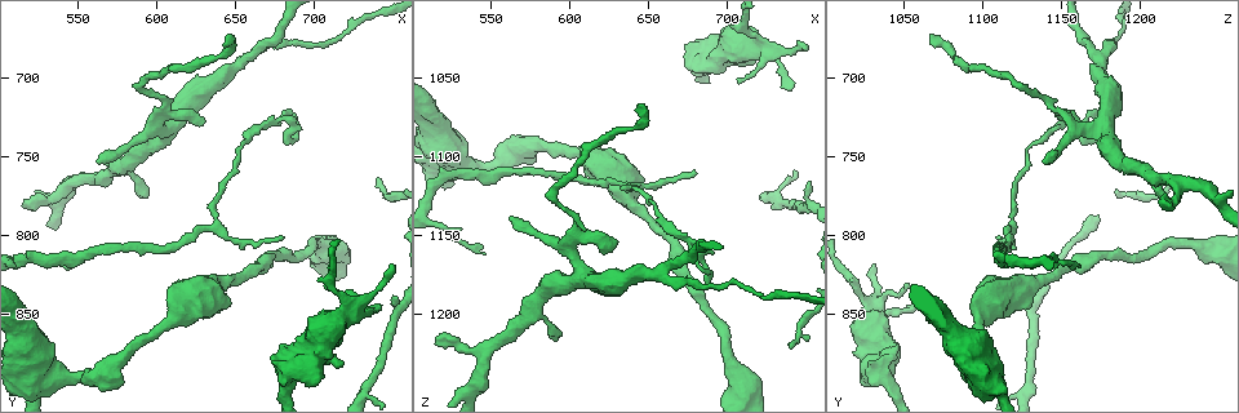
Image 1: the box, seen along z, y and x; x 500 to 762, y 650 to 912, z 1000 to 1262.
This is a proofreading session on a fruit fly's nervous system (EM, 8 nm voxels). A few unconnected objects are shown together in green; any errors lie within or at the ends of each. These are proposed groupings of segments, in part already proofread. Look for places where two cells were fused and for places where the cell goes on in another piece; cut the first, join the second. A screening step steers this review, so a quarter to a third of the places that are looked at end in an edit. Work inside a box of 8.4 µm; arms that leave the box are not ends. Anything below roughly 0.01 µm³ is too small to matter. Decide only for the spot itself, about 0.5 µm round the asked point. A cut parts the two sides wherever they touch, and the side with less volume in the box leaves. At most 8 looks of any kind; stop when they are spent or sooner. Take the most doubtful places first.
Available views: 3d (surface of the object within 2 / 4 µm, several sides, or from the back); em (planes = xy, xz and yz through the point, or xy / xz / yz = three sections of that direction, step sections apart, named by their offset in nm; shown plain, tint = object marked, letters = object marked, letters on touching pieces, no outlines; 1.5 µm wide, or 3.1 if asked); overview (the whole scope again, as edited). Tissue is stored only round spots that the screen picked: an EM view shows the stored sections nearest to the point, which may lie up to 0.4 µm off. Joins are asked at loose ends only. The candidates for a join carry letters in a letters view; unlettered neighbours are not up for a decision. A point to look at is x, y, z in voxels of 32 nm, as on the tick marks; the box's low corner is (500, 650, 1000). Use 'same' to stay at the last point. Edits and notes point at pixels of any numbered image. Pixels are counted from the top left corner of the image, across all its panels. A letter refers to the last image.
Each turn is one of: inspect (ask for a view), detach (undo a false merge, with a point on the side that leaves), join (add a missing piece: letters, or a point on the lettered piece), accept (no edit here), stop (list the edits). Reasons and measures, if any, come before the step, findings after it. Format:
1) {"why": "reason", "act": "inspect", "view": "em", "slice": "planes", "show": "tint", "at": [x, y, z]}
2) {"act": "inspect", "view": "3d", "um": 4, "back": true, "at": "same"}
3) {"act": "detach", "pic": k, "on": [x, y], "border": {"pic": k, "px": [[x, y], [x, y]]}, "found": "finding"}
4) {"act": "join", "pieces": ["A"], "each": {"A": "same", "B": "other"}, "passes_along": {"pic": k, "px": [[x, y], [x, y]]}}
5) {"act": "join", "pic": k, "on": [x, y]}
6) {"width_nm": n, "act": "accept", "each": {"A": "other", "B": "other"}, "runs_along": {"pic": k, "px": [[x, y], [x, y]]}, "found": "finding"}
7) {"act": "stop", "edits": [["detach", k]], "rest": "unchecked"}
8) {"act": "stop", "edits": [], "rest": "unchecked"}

{"why": "tapers out", "act": "inspect", "view": "em", "slice": "xz", "step": 8, "show": "tint", "at": [644, 672, 1066]}

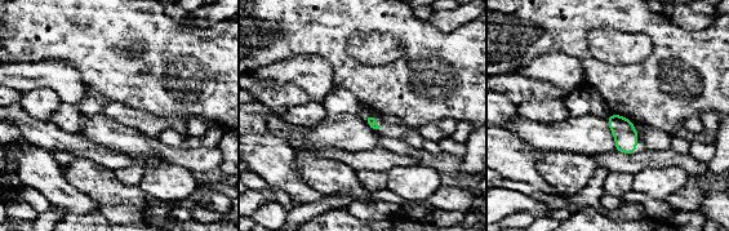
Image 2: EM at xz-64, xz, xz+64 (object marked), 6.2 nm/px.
{"act": "inspect", "view": "em", "slice": "xz", "step": 8, "show": "letters", "at": "same"}

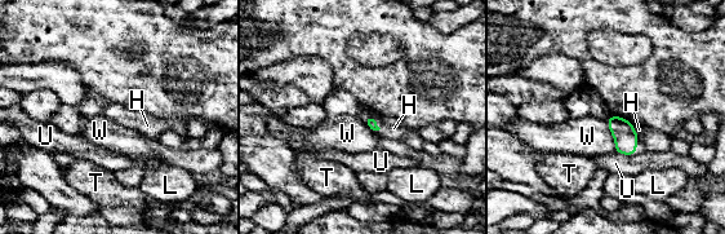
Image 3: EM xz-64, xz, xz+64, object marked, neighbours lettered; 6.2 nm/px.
{"act": "accept", "each": {"H": "other", "L": "other", "T": "other", "U": "other", "W": "other"}, "border": {"pic": 3, "px": [[368, 115], [376, 119], [378, 131]]}, "found": "none of them fits"}

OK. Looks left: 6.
{"why": "branch stops here", "act": "inspect", "view": "em", "slice": "xy", "step": 4, "show": "letters", "at": [738, 842, 1056]}

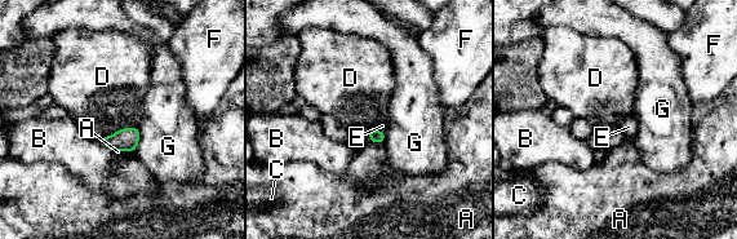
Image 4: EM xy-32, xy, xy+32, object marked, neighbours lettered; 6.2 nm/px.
{"why": "another direction", "act": "inspect", "view": "em", "slice": "planes", "show": "letters", "at": "same"}

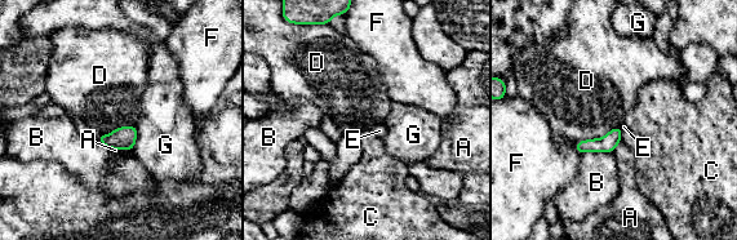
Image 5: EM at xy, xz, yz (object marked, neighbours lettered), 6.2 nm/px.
{"width_nm": 100, "act": "accept", "each": {"A": "other", "B": "other", "C": "other", "D": "other", "E": "other", "F": "other", "G": "other"}, "border": {"pic": 5, "px": [[620, 125], [602, 137], [576, 142]]}, "found": "no lettered piece goes on from it"}

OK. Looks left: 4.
{"why": "thin end", "act": "inspect", "view": "em", "slice": "yz", "step": 4, "show": "tint", "at": [678, 800, 1110]}

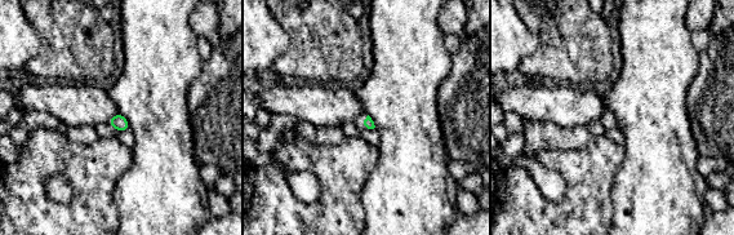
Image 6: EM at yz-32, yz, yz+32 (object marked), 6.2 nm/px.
{"why": "another direction", "act": "inspect", "view": "em", "slice": "planes", "show": "letters", "at": "same"}

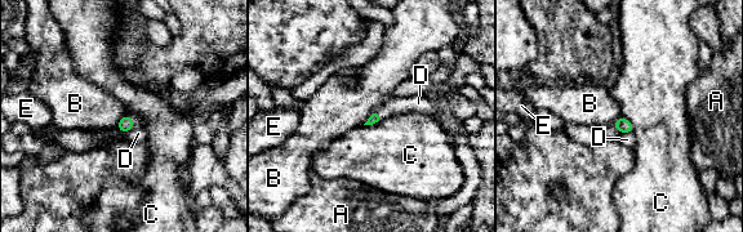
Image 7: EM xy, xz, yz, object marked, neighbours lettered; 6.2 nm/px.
{"act": "join", "pieces": ["D"], "each": {"A": "other", "B": "other", "C": "other", "D": "same", "E": "other"}, "passes_along": {"pic": 7, "px": [[125, 124], [133, 125], [138, 133]]}, "found": "the cell continues"}

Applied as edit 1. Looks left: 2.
{"act": "stop", "edits": [["join", 7]], "rest": "unchecked"}

